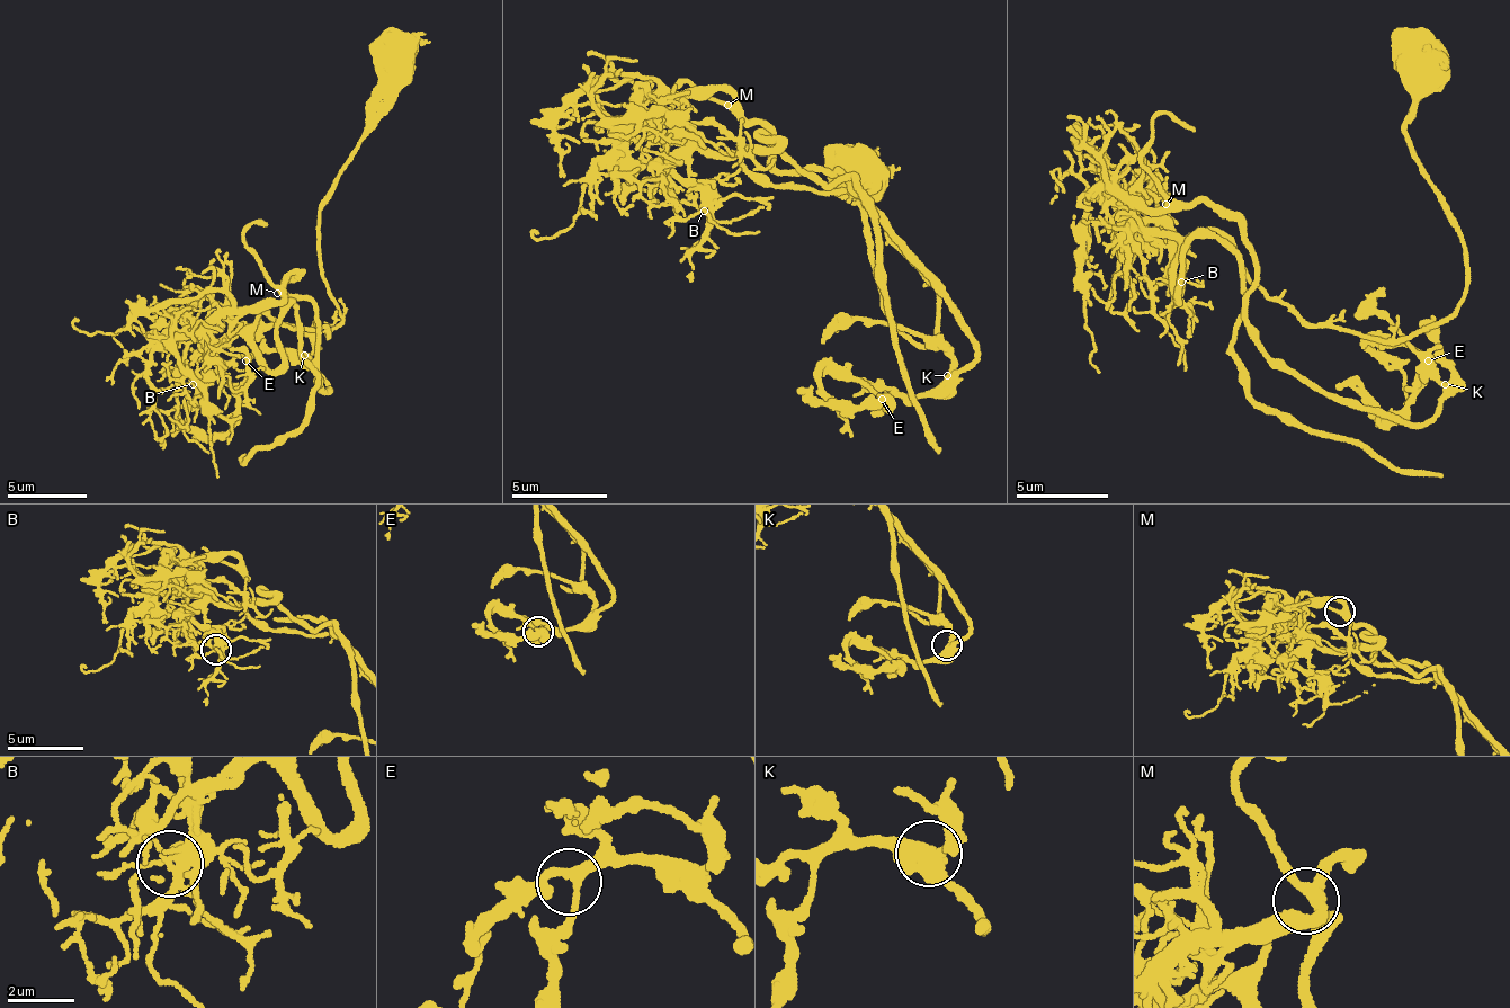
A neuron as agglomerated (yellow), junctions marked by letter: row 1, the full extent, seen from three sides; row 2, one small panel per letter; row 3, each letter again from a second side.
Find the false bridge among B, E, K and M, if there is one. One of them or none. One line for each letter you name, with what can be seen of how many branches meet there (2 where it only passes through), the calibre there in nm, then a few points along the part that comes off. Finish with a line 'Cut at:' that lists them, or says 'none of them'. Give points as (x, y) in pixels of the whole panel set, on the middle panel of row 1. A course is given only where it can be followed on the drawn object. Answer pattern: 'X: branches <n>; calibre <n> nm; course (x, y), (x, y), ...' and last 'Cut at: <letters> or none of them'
B: branches 5; calibre 320 nm; course (703, 210), (662, 172), (688, 96), (723, 90), (777, 169), (857, 187), (970, 339), (888, 407), (800, 391)
Cut at: B

